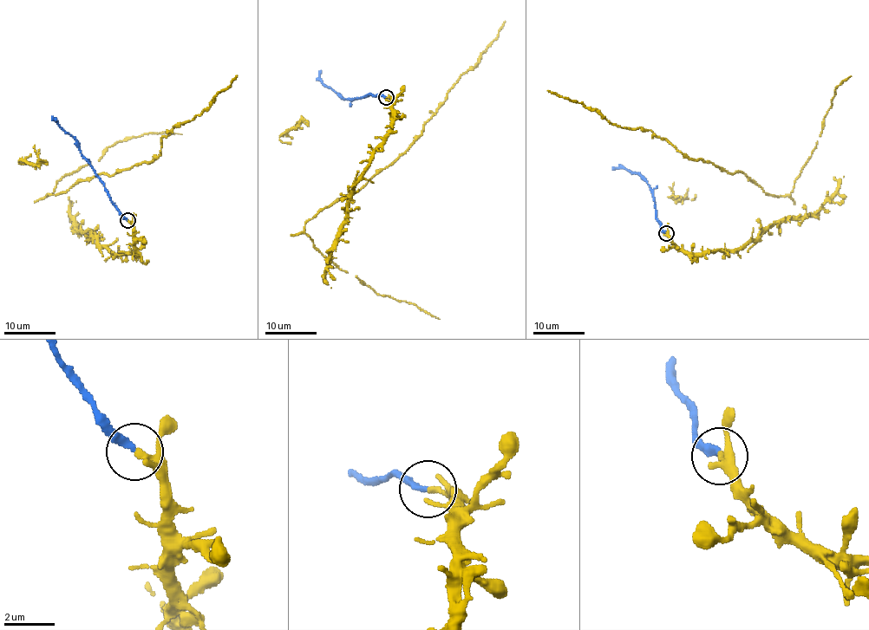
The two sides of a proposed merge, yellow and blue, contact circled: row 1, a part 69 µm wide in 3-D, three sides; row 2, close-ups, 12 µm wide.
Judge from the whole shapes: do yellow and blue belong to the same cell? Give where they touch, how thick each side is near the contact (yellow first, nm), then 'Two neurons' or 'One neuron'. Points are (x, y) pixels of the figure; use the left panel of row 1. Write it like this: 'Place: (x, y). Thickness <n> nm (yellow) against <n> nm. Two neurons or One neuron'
Place: (127, 220). Thickness 240 nm (yellow) against 240 nm. Two neurons

